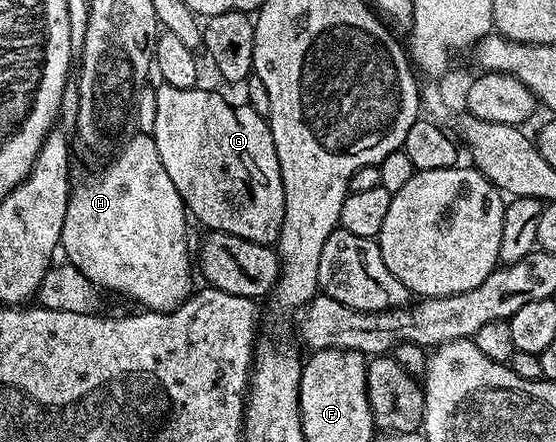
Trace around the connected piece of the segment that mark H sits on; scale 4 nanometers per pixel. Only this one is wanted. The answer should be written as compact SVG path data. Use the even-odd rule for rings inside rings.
M150 134L132 135L123 150L116 156L115 160L99 175L89 178L72 187L70 191L67 214L64 217L63 232L61 233L60 249L62 253L66 254L66 261L68 265L79 268L81 272L98 289L111 290L119 294L123 294L137 303L144 309L153 311L171 311L175 307L179 307L189 297L191 287L191 266L193 267L193 260L191 257L191 246L189 250L189 238L187 236L187 220L189 221L189 214L182 197L179 196L178 189L172 183L171 176L167 173L167 168L164 167L162 160L159 157L159 150L155 147L154 138Z

